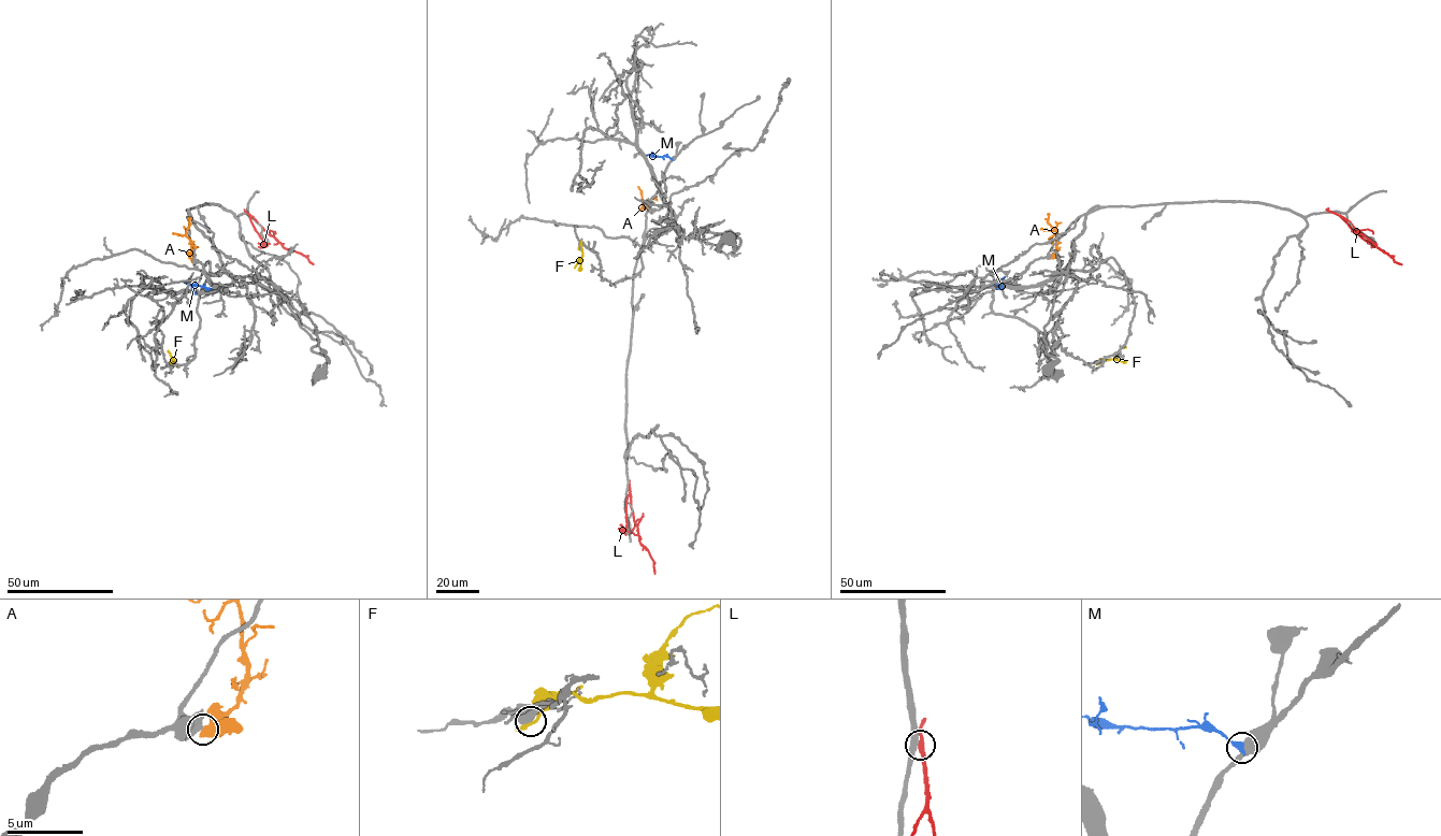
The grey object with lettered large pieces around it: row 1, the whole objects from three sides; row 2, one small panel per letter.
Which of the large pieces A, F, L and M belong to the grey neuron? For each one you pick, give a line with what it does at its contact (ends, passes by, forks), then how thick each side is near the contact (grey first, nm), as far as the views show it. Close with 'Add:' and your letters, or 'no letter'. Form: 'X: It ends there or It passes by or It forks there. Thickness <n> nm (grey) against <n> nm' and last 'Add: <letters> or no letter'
Add: no letter

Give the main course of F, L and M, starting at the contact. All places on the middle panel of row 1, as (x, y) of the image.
F: (581, 243), (581, 259), (574, 268)
L: (629, 484), (638, 539), (652, 560), (654, 573)
M: (672, 159), (650, 156), (652, 152)

